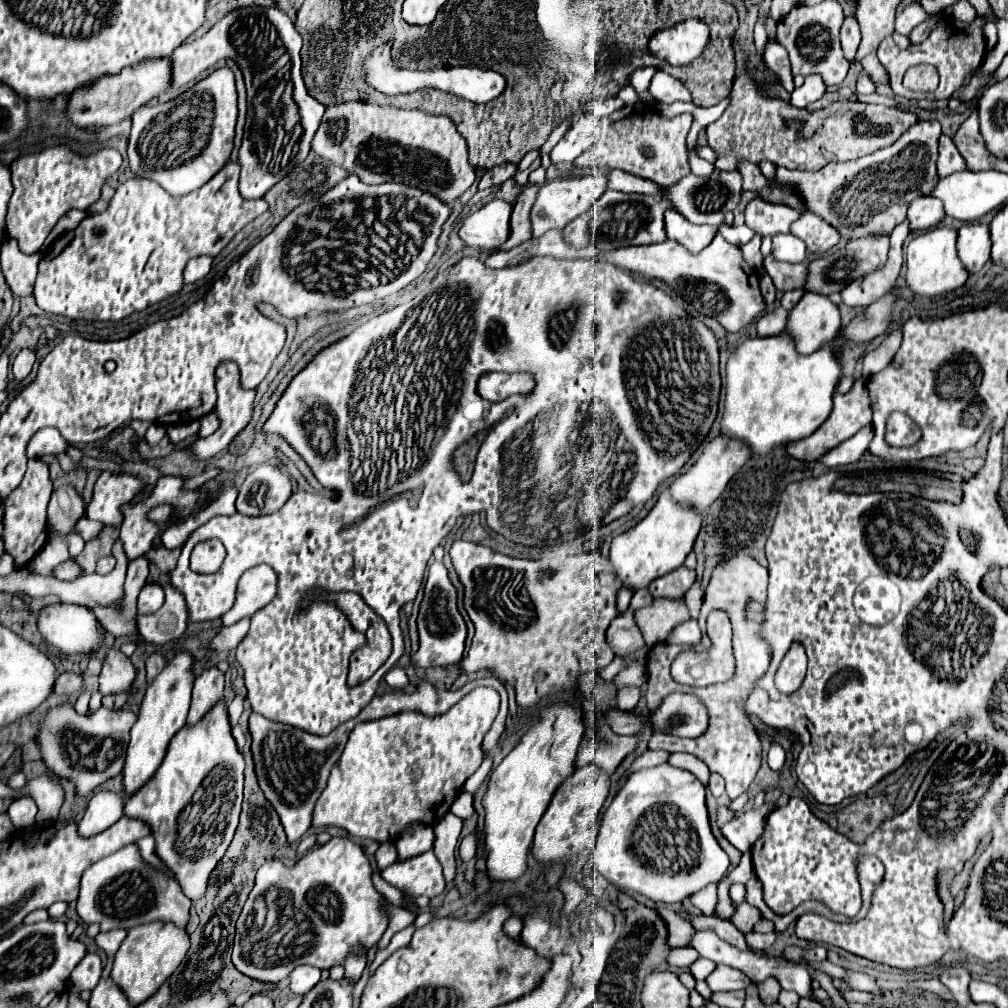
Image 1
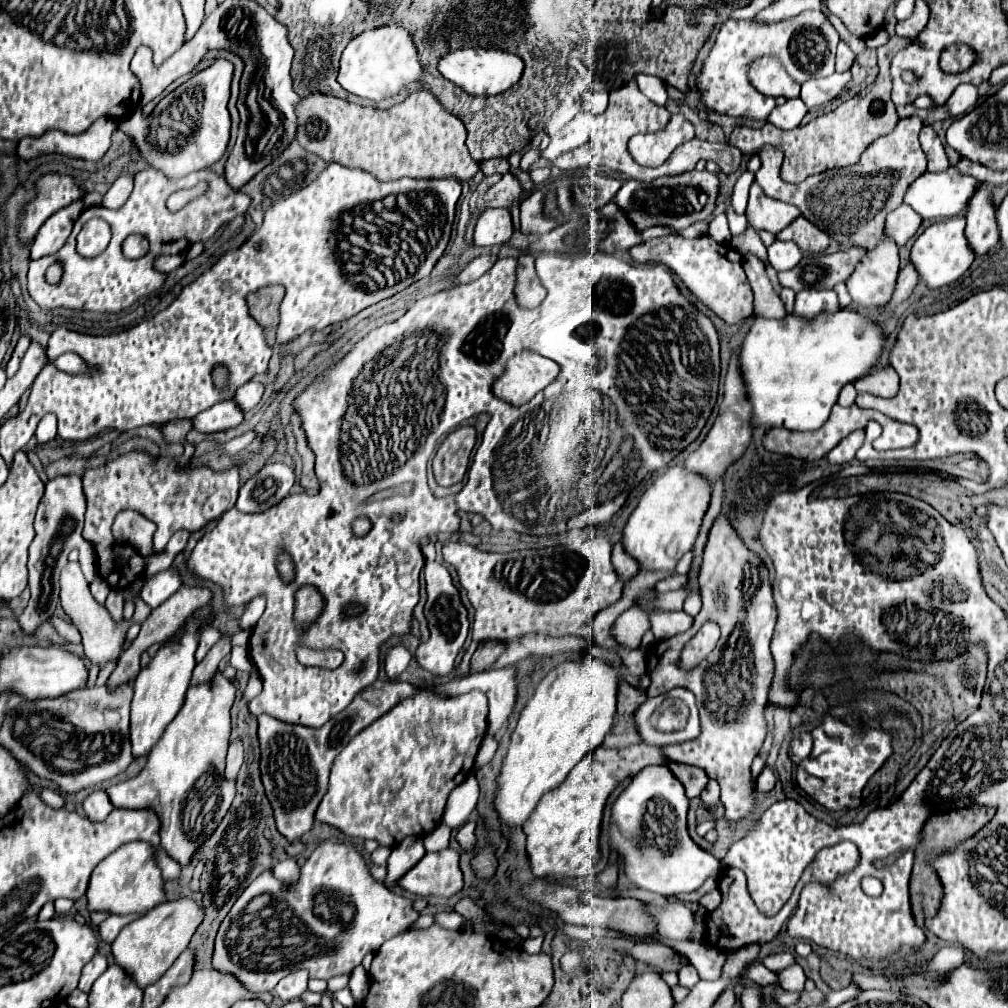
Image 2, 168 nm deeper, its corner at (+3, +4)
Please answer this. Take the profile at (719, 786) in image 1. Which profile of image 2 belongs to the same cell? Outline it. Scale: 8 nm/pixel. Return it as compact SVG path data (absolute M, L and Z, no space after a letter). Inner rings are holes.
M709 781L709 785L701 793L701 801L703 801L703 807L707 807L707 809L719 805L719 785L717 785L717 781Z

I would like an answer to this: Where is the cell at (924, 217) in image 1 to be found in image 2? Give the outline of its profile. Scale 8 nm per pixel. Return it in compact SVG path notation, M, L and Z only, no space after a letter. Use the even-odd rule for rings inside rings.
M905 203L891 211L885 219L885 237L891 237L897 247L903 247L919 229L921 219Z

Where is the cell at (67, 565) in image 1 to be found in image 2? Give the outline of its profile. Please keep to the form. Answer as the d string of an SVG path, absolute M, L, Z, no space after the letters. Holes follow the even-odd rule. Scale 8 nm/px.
M67 563L65 569L61 571L61 605L65 609L65 613L71 617L71 623L75 623L75 627L79 629L81 637L83 637L83 647L85 647L85 655L89 657L91 663L97 663L99 667L103 667L107 661L117 661L121 655L121 645L125 641L125 633L129 629L131 623L141 623L149 617L151 609L141 601L139 595L135 595L135 615L131 621L123 621L123 623L115 623L105 605L97 605L89 593L89 585L81 573L79 563Z

